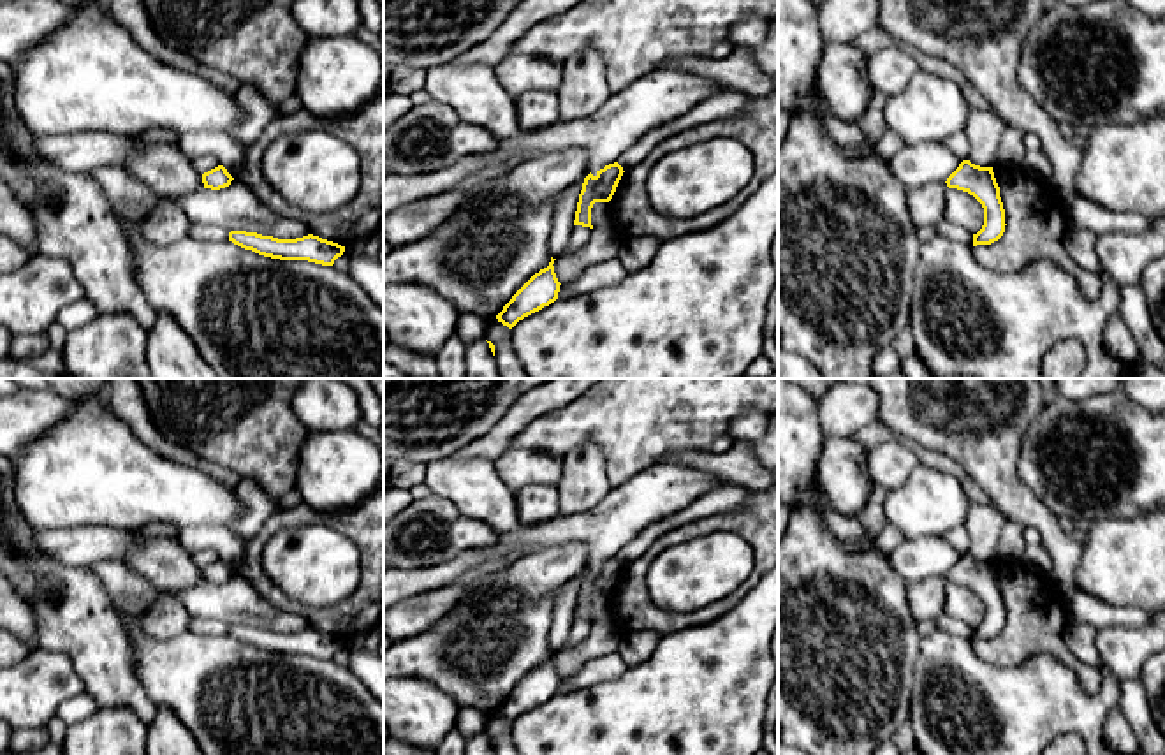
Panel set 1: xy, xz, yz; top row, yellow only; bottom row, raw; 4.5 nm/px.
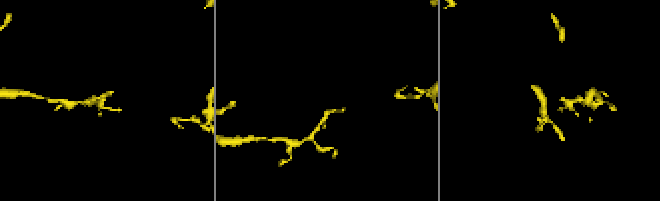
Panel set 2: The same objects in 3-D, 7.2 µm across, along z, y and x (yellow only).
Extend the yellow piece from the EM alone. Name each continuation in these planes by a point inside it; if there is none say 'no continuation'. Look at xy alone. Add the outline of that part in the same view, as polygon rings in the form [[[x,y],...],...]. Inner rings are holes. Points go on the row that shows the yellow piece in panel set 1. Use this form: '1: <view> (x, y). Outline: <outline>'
no continuation

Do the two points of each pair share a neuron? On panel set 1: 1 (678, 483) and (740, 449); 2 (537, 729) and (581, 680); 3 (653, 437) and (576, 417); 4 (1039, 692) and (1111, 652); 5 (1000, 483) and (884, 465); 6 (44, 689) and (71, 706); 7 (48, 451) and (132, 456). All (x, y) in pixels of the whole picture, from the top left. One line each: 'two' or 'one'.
1: two
2: two
3: one
4: two
5: two
6: two
7: one

